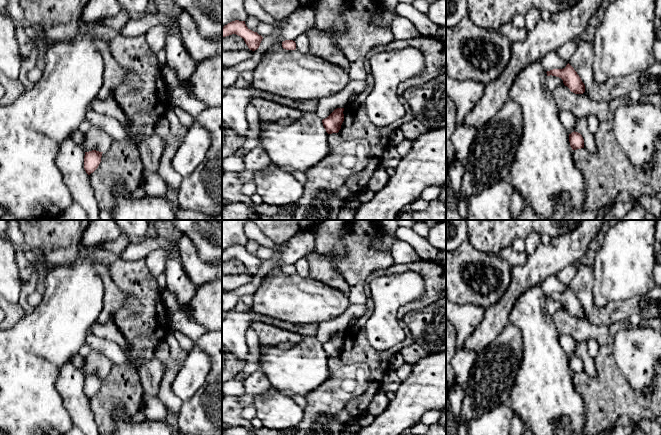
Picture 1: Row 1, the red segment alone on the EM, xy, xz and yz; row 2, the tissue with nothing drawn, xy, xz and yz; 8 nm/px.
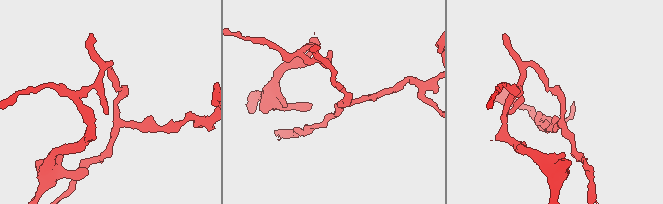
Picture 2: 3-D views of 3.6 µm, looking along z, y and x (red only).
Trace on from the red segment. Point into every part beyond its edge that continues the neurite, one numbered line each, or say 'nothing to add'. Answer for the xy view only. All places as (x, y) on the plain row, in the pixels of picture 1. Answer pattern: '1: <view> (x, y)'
nothing to add

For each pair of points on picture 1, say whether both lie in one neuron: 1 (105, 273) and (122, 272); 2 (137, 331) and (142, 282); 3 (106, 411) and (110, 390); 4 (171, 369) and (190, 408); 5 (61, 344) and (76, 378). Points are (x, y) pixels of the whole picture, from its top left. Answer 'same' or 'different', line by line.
1: different
2: same
3: same
4: different
5: different

